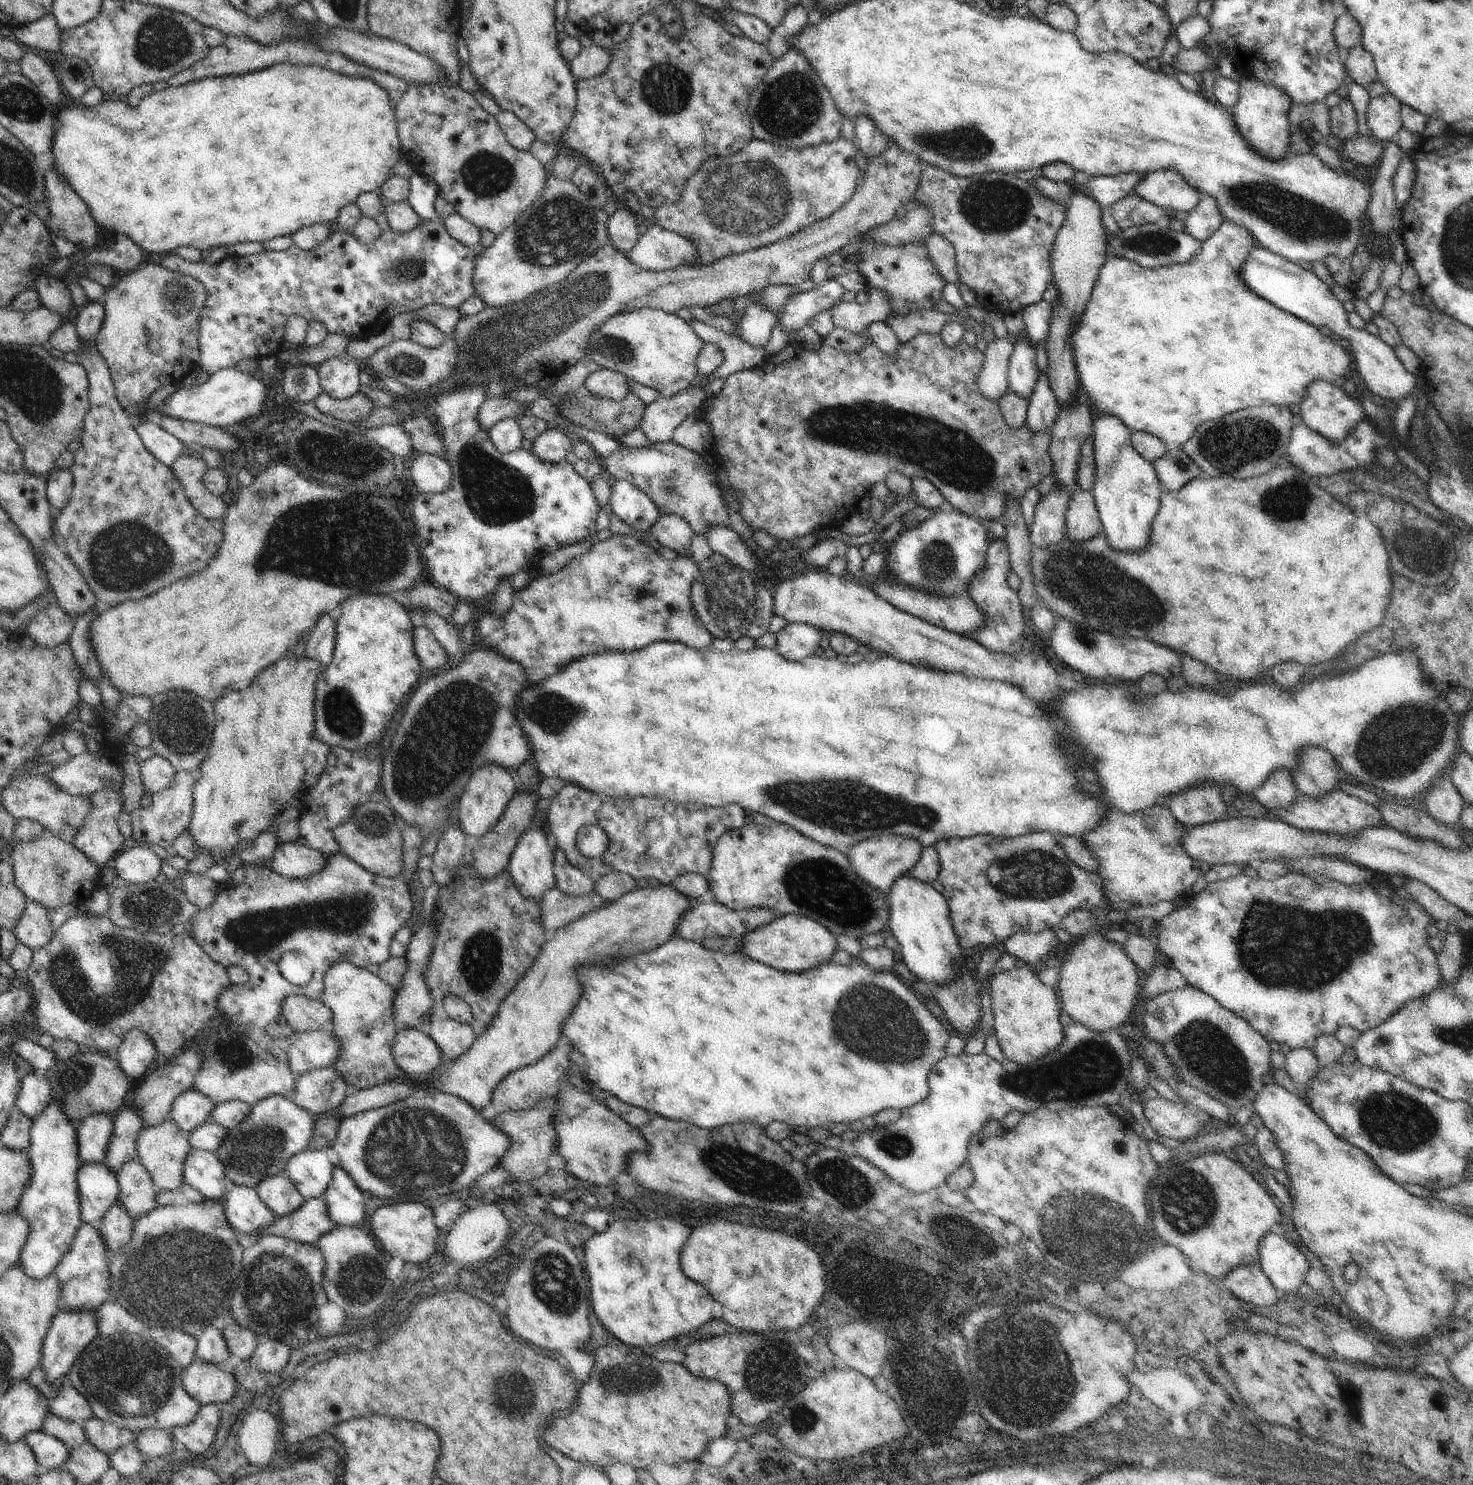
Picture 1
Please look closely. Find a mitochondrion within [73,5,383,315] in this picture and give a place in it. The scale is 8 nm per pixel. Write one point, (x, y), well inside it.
(161, 41)

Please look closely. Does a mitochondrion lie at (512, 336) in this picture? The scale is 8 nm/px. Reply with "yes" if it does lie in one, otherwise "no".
yes

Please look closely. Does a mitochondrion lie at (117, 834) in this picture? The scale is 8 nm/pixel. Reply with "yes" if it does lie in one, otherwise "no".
no

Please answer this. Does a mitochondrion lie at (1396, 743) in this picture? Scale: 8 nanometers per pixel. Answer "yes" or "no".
yes

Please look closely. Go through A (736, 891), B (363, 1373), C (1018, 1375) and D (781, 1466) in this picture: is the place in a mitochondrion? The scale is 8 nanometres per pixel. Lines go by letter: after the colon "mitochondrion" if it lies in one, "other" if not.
A: other
B: other
C: mitochondrion
D: other

